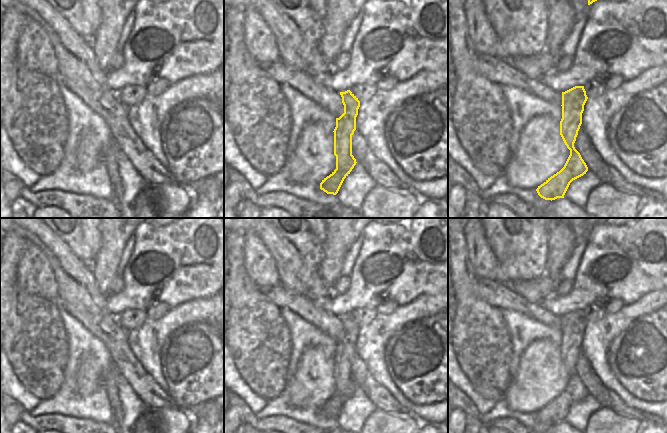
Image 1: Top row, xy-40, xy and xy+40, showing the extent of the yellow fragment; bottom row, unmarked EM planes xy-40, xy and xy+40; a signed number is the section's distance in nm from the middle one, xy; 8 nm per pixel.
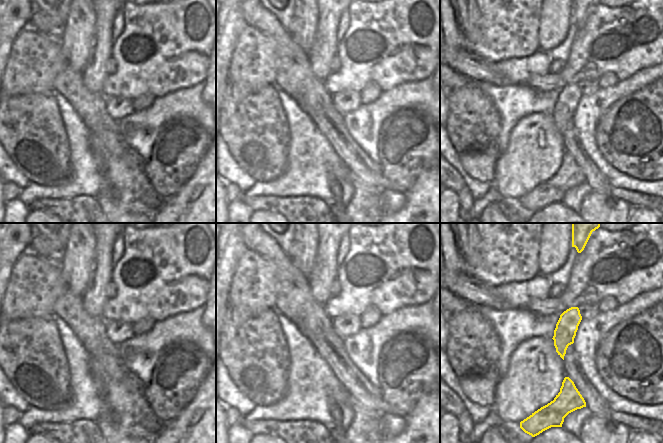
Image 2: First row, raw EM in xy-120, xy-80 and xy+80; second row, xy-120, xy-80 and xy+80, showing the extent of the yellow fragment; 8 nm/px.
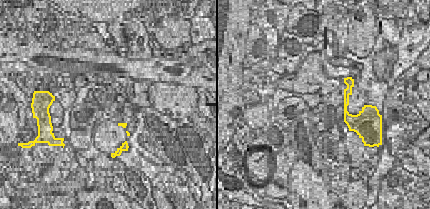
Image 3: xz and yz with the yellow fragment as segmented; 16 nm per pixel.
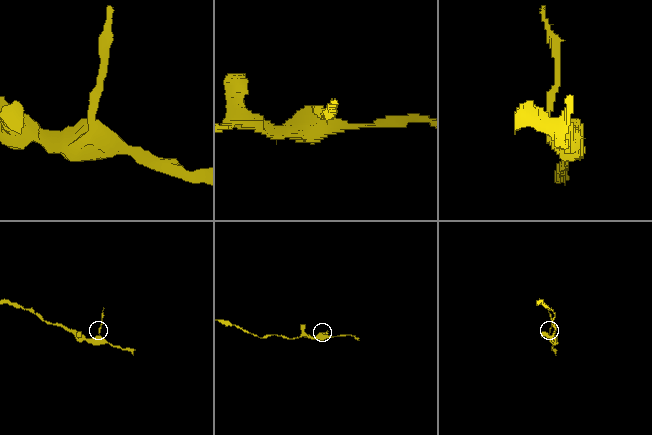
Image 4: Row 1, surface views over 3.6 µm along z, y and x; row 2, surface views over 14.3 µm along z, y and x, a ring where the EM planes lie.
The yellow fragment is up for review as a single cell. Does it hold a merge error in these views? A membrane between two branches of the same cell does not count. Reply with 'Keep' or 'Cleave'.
Cleave

